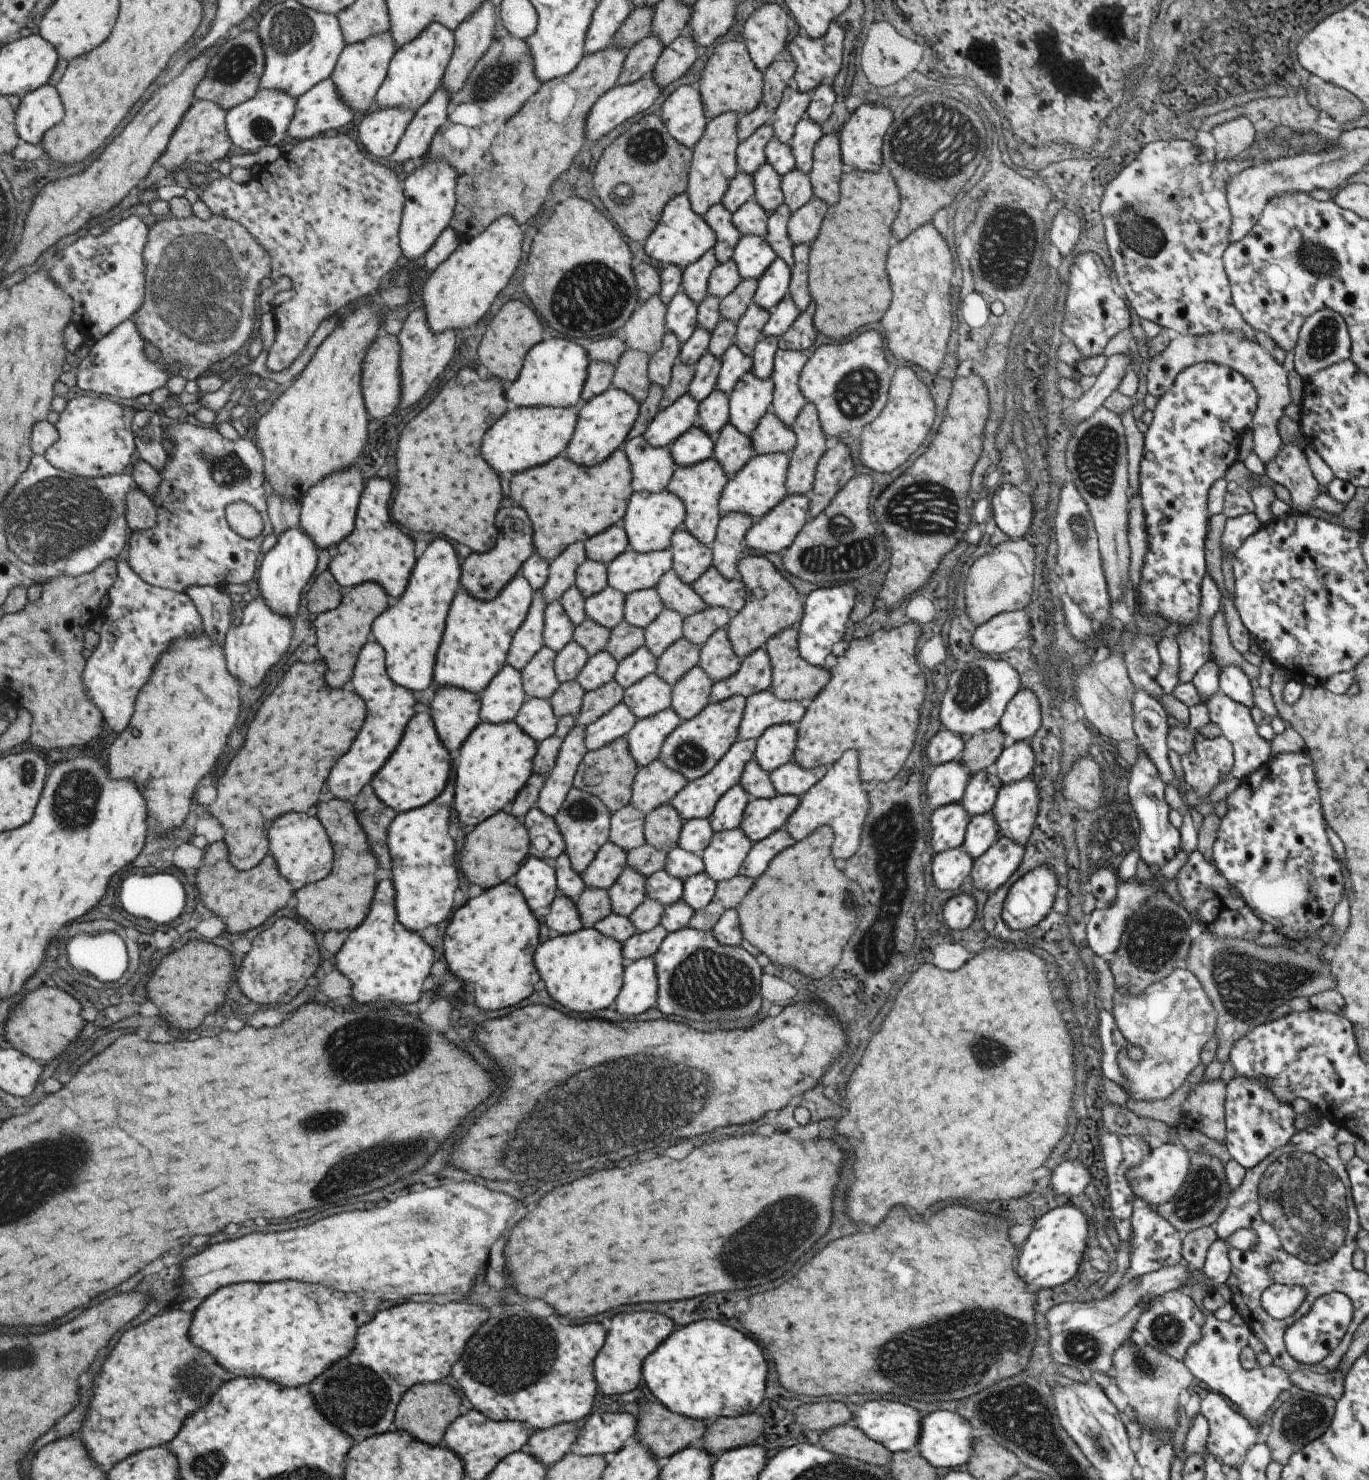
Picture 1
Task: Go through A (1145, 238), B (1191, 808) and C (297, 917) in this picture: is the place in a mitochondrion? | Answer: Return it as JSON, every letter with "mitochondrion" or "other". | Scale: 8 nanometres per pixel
{"A":"mitochondrion","B":"other","C":"other"}

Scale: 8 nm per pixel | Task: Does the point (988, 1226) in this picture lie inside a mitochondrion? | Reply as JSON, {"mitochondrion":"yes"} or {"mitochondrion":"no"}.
{"mitochondrion":"yes"}

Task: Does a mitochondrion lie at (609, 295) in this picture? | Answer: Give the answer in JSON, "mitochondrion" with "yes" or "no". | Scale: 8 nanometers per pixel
{"mitochondrion":"yes"}

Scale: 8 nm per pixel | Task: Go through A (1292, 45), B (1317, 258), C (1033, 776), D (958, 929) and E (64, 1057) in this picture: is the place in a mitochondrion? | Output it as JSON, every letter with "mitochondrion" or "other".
{"A":"other","B":"mitochondrion","C":"other","D":"other","E":"other"}

